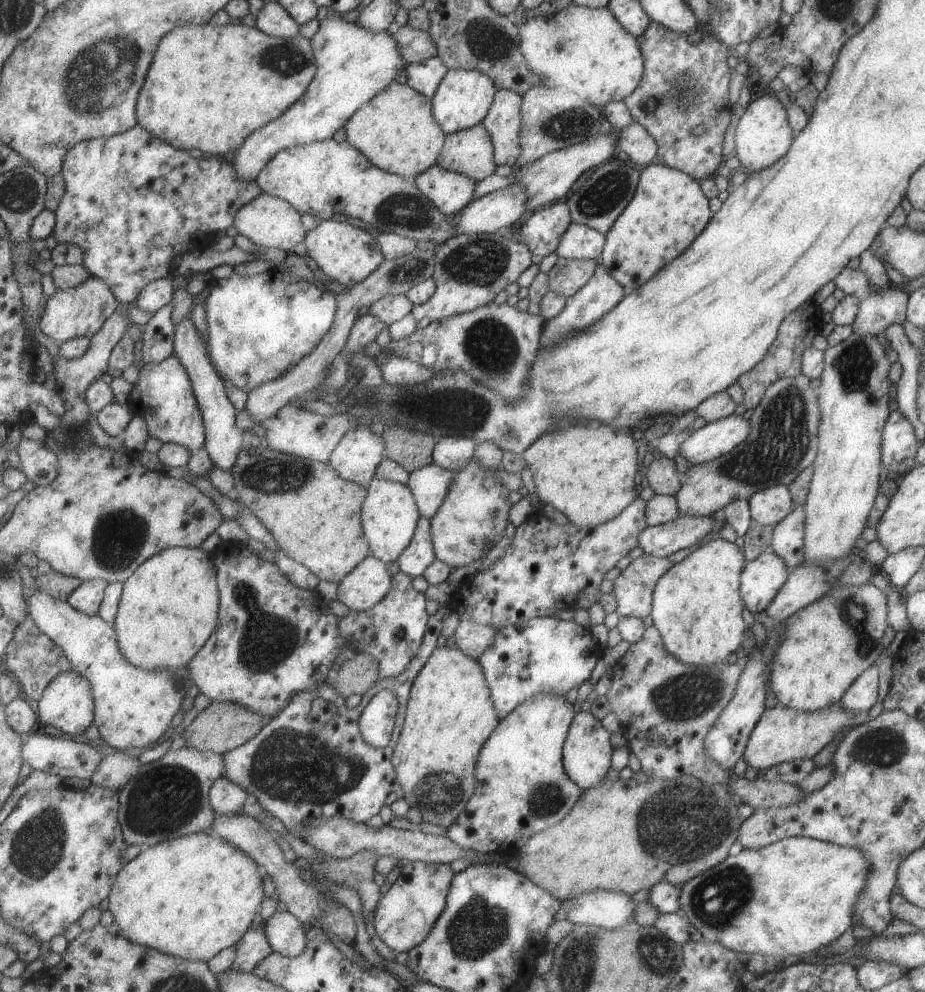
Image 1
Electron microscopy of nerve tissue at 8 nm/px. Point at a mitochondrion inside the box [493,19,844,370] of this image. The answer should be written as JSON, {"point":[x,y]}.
{"point":[681,88]}

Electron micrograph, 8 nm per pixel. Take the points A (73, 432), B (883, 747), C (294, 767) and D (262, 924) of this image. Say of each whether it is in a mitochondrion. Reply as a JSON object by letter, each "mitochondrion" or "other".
{"A":"mitochondrion","B":"mitochondrion","C":"mitochondrion","D":"other"}

